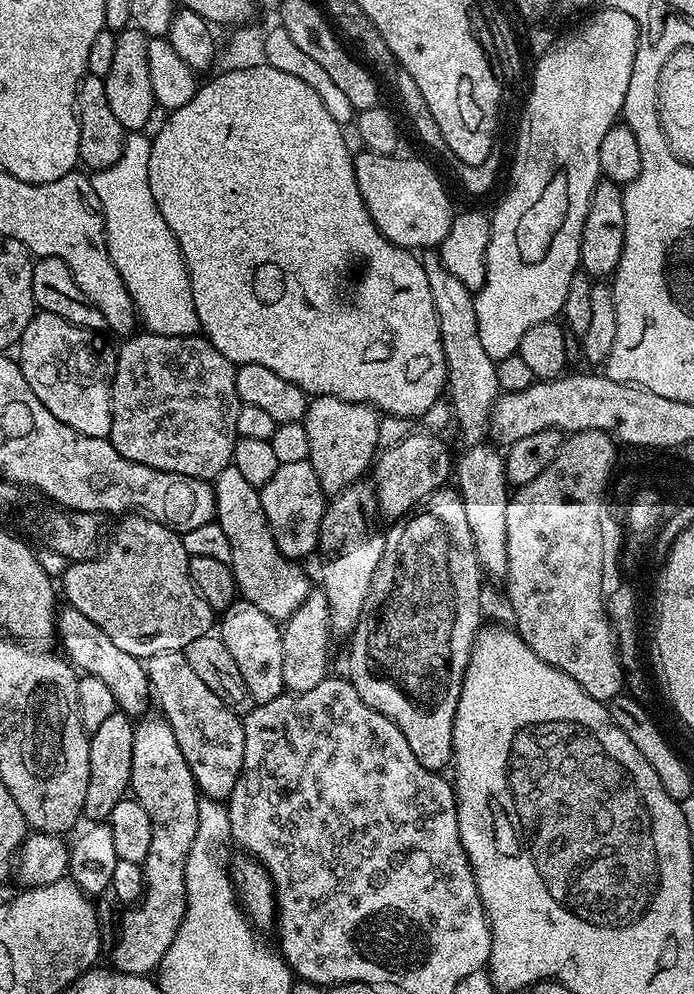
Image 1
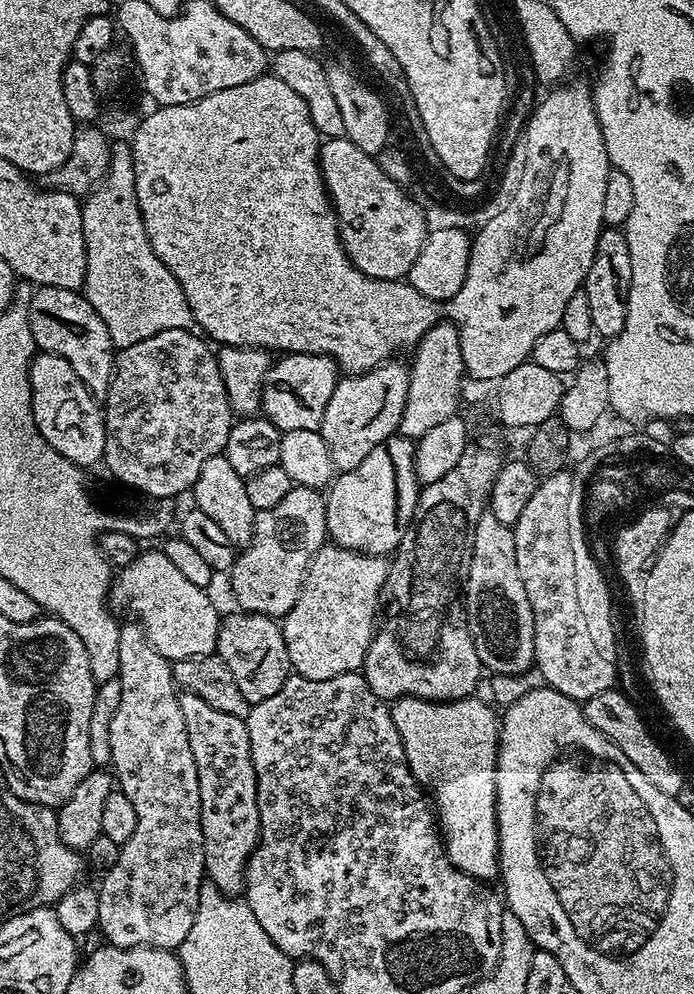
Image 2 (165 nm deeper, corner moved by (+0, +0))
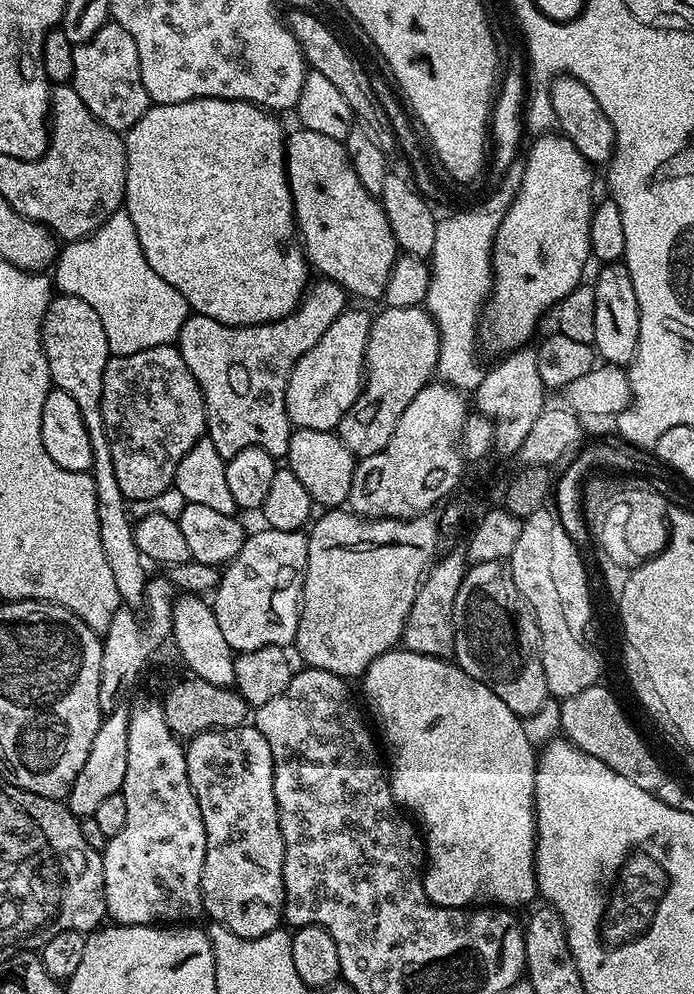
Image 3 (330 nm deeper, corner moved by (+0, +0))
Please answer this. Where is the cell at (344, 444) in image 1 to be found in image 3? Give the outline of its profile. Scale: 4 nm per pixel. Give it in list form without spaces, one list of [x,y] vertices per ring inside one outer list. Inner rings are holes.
[[[423,307],[390,308],[375,313],[364,355],[364,382],[358,398],[342,418],[340,441],[359,458],[369,456],[390,442],[402,410],[414,402],[414,394],[430,383],[440,353],[440,332]]]

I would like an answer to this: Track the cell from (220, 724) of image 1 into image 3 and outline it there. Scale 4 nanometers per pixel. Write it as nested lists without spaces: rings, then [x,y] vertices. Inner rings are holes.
[[[254,726],[213,728],[211,732],[200,732],[191,737],[187,741],[184,757],[190,786],[202,810],[204,823],[204,873],[200,889],[204,912],[209,916],[207,919],[247,940],[277,931],[282,924],[284,903],[284,839],[274,798],[272,755],[266,738],[262,738]]]

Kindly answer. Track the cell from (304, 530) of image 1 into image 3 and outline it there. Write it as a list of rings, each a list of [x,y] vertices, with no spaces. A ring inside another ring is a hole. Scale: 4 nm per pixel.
[[[261,527],[261,532],[256,532],[245,539],[244,544],[238,550],[238,554],[233,560],[229,560],[226,567],[220,573],[220,584],[217,586],[210,603],[212,613],[218,618],[218,626],[222,629],[222,638],[232,647],[233,653],[249,652],[250,650],[260,650],[262,646],[278,646],[284,648],[291,645],[296,638],[298,622],[300,621],[300,598],[304,590],[304,571],[308,561],[308,538],[303,531],[278,530],[277,528]]]

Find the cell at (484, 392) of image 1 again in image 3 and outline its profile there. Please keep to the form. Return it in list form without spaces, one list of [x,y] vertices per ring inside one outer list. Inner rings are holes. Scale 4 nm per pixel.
[[[505,561],[478,562],[465,571],[462,586],[458,586],[452,621],[456,627],[454,660],[462,671],[494,690],[494,694],[498,694],[498,698],[502,698],[502,702],[521,718],[530,717],[545,707],[544,699],[549,699],[550,693],[542,670],[540,631],[532,609],[522,598],[518,586],[514,586],[511,567]]]

